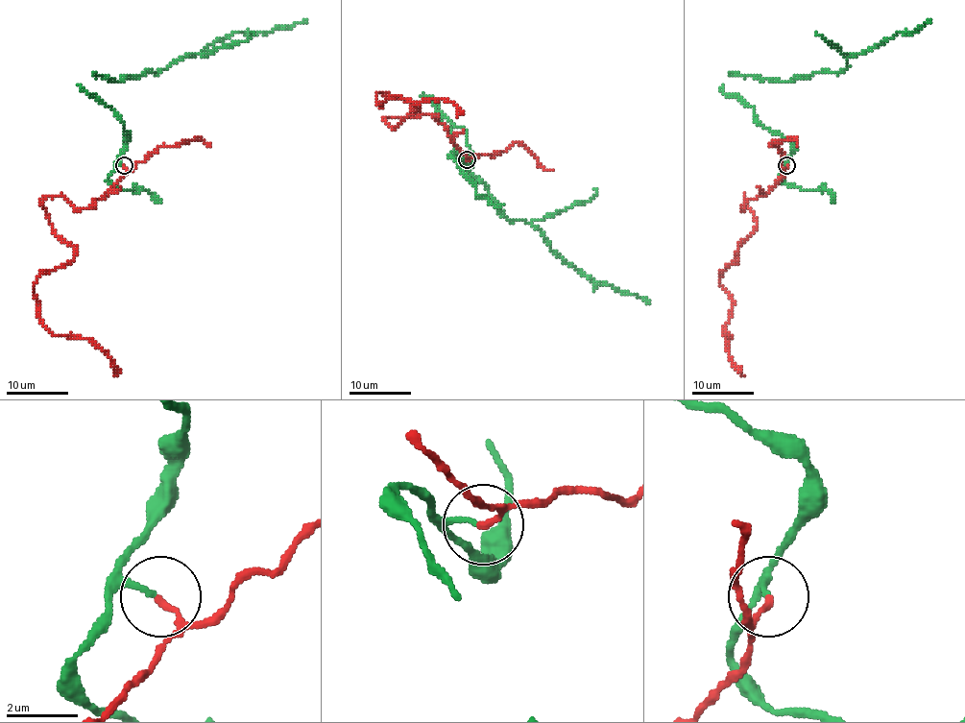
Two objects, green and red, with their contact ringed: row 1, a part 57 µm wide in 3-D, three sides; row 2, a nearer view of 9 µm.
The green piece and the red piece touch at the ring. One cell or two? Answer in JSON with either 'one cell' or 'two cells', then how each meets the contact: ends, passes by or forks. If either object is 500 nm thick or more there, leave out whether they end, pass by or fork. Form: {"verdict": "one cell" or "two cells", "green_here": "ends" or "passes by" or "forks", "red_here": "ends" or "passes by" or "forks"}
{"verdict": "two cells", "green_here": "ends", "red_here": "ends"}

